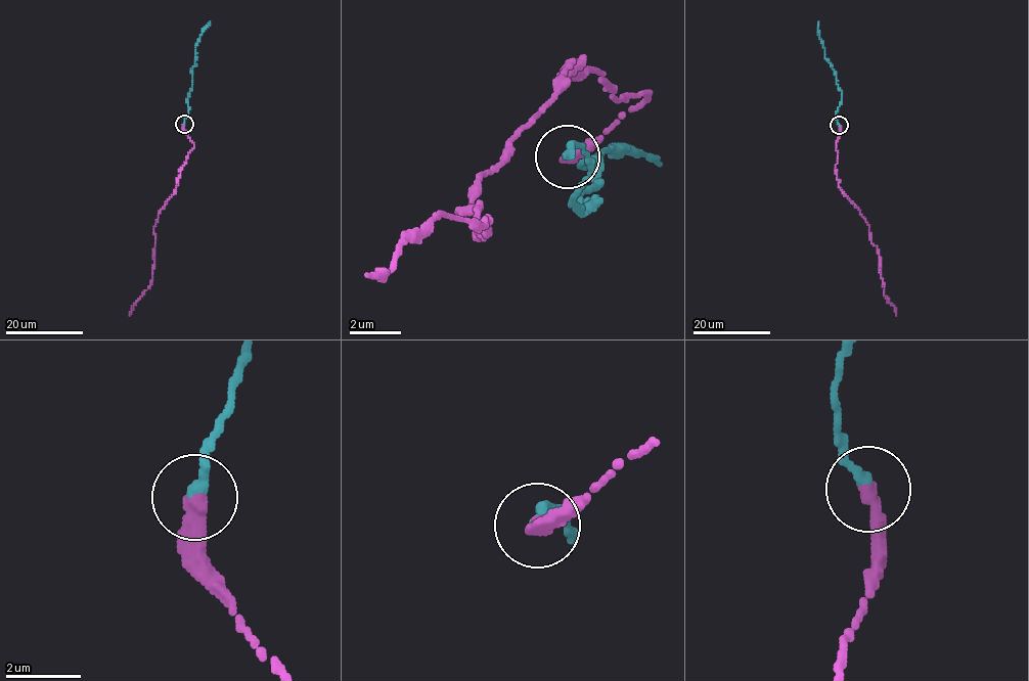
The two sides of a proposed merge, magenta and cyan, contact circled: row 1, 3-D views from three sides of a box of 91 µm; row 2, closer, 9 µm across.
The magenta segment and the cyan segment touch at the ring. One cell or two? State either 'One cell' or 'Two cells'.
One cell

